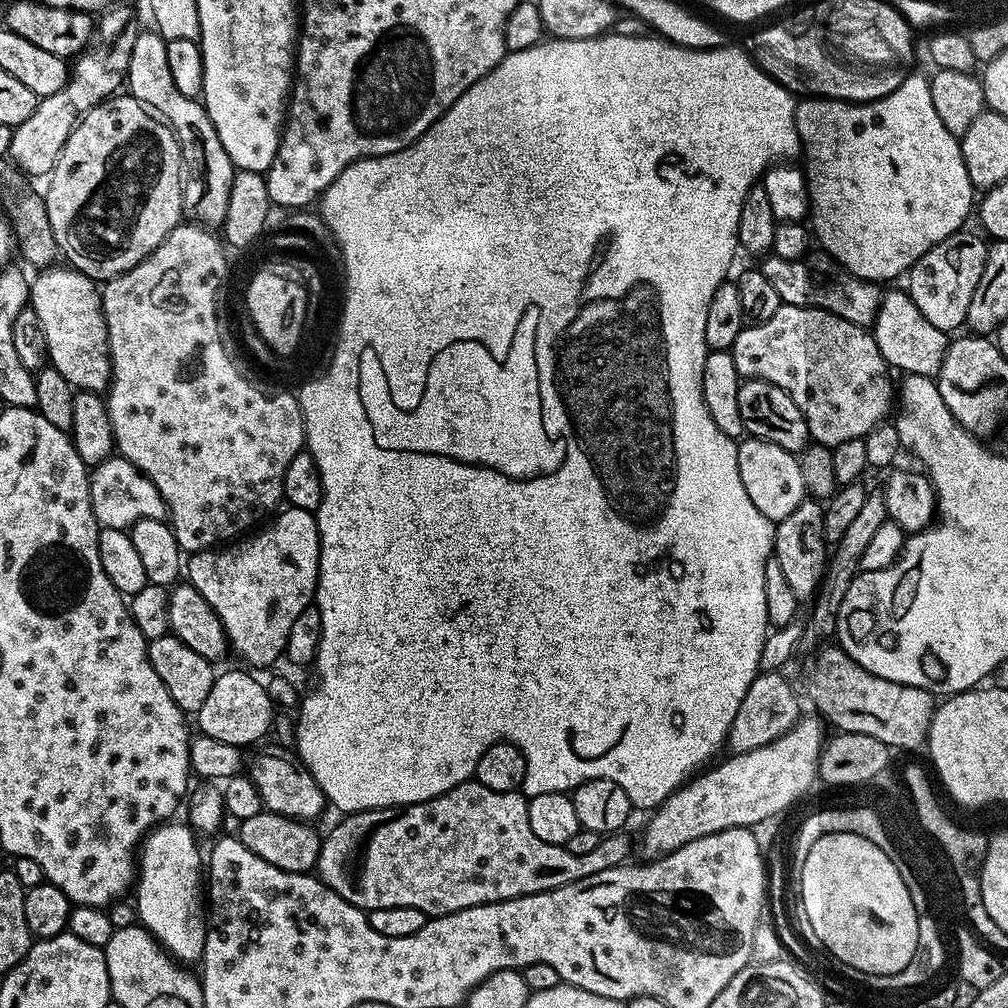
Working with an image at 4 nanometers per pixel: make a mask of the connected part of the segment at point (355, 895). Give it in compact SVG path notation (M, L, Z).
M470 779L454 786L446 794L442 794L433 800L418 802L417 804L405 804L403 808L375 808L369 812L354 812L343 817L341 824L336 824L329 830L320 842L320 853L316 859L315 871L324 884L334 890L346 902L350 902L356 908L363 908L373 912L386 906L414 906L414 910L422 910L429 918L445 916L458 910L466 910L470 906L479 904L497 904L503 900L513 900L519 896L529 896L535 892L554 890L558 886L566 886L570 882L578 882L582 878L590 878L590 874L602 874L607 868L619 868L629 859L628 851L633 851L634 844L628 841L627 831L621 830L615 834L608 834L601 839L594 850L586 854L570 854L570 850L562 844L542 842L534 830L530 830L530 814L528 813L528 800L519 791L495 792L490 786L482 786L477 780Z

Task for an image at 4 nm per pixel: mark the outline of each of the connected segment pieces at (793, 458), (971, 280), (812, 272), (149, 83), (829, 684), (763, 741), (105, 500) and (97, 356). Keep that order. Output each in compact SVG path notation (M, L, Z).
M755 438L741 439L737 443L736 453L742 486L746 486L746 494L750 494L750 502L758 506L762 515L773 522L779 522L794 510L798 510L798 506L806 498L806 493L797 453L782 450L782 446L774 446L774 442L769 440Z
M958 231L953 236L947 236L942 242L938 242L938 246L922 254L922 258L918 258L916 265L906 273L906 281L908 280L906 291L914 306L922 310L923 317L931 325L949 334L965 327L965 320L970 310L970 298L974 298L974 290L978 290L982 270L988 261L989 245L984 244L985 237L975 236L968 231Z
M823 250L813 251L801 260L787 260L775 254L765 255L761 260L764 261L759 261L759 270L774 285L781 304L821 308L838 318L846 318L846 322L854 322L859 328L873 327L882 295L879 283L850 274Z
M156 30L137 31L134 50L130 50L126 92L171 128L180 144L183 159L196 160L192 164L193 170L204 175L204 181L196 188L197 194L204 199L206 207L219 209L230 194L234 165L222 142L218 142L218 130L214 130L214 122L210 122L203 103L197 97L187 96L182 94L182 90L178 90L178 85L170 74L170 62L166 62L167 49L168 41Z
M832 646L821 647L824 649L813 658L808 668L808 696L817 708L815 711L836 730L878 738L878 742L887 744L889 749L916 748L919 744L921 747L927 741L932 721L933 693L918 686L878 678L870 674L870 670L858 666L858 662L854 662L843 648L828 647Z
M781 671L757 673L746 696L742 698L734 721L731 722L731 729L726 741L729 753L733 755L749 753L750 750L758 749L759 746L768 745L797 723L802 714L800 702L791 684L783 676Z
M113 454L91 469L88 478L90 490L90 506L101 528L114 530L128 530L140 520L154 518L155 520L168 520L168 507L158 494L158 486L146 478L126 457Z
M58 266L46 267L39 273L37 280L33 279L30 284L30 307L38 314L38 319L42 322L42 334L46 334L46 346L48 347L48 358L51 367L58 370L58 374L62 374L62 378L66 378L66 382L70 382L73 389L82 392L99 392L103 393L108 385L112 382L112 360L108 356L108 331L106 330L106 318L104 317L104 297L101 289L98 287L97 281L89 276L87 272L76 266L67 266L68 268L58 268Z

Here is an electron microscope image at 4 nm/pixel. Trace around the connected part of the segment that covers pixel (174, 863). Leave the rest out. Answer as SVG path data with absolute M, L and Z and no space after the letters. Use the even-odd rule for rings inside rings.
M165 822L144 837L138 849L138 879L134 884L136 912L143 924L169 956L180 962L199 961L203 957L208 933L209 917L202 899L202 848L196 845L197 833L187 823Z

